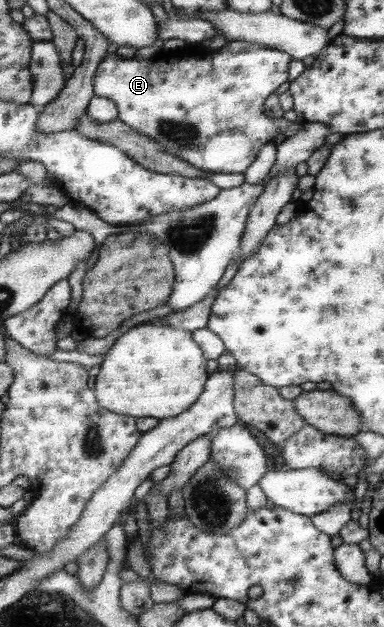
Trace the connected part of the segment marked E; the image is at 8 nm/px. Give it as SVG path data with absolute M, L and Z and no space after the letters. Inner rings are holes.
M226 41L219 49L211 51L211 57L205 57L205 59L167 59L167 61L155 61L155 59L150 58L145 61L137 61L135 58L121 59L121 57L117 56L118 55L115 53L105 54L99 65L97 65L92 79L94 95L115 102L119 113L117 117L119 121L124 122L125 125L131 126L135 131L149 136L170 154L183 158L188 164L206 173L243 173L249 167L249 164L252 163L253 159L256 159L260 148L266 143L272 143L277 133L281 133L284 137L291 137L300 130L300 121L291 122L282 117L267 117L267 115L263 113L262 105L267 95L273 93L283 81L287 81L287 65L289 65L291 58L288 53L282 50L269 49L267 46L259 45L258 43Z

